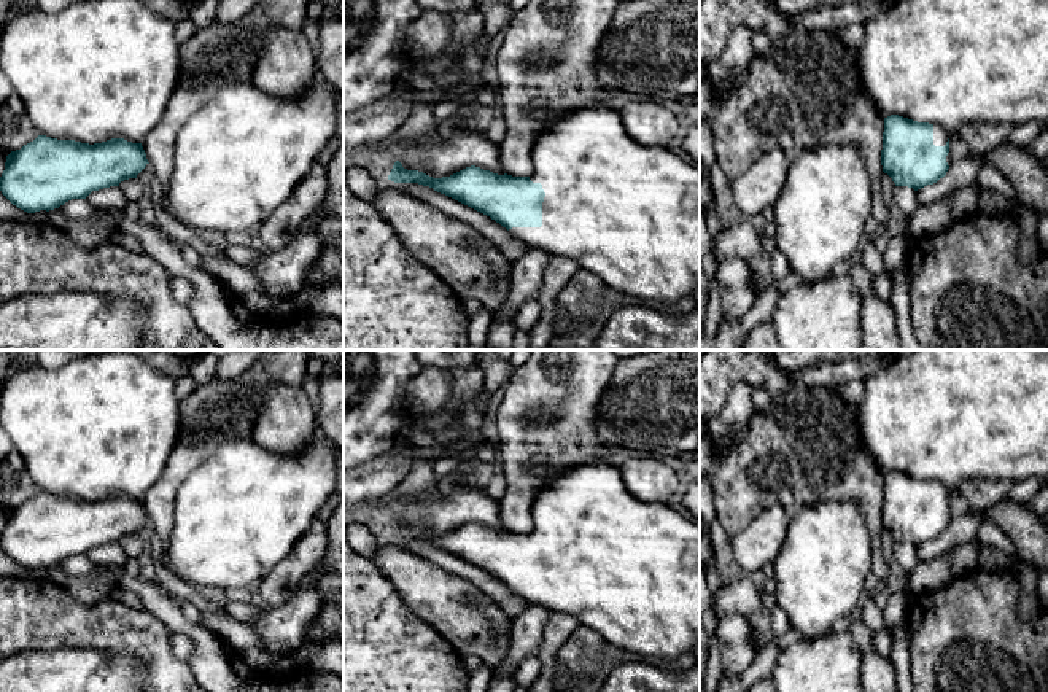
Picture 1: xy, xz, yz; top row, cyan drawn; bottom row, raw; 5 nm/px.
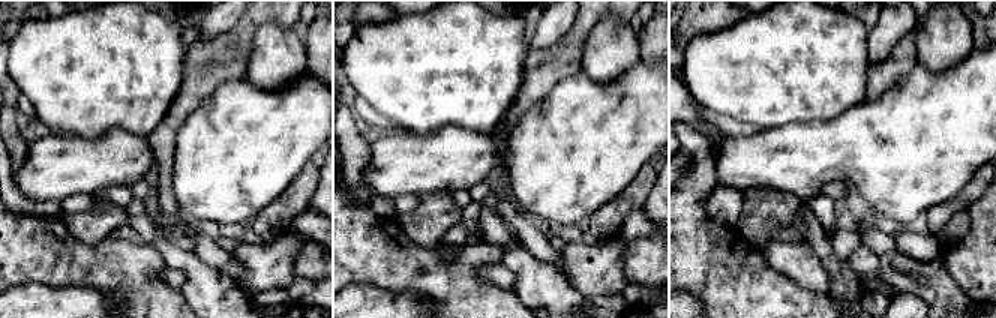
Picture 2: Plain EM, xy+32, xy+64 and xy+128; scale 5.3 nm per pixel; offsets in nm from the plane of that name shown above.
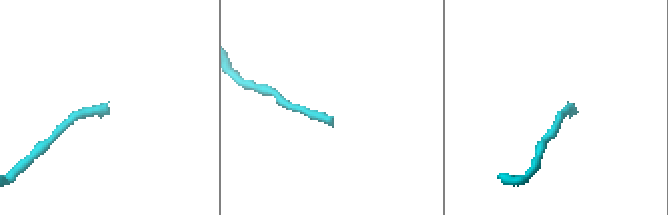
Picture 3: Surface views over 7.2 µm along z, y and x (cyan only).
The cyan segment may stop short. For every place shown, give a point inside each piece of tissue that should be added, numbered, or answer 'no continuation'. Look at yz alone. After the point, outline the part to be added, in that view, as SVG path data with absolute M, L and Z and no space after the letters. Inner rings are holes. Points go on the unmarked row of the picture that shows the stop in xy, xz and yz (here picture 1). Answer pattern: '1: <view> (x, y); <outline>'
1: yz (940, 492); M933 480L933 501L945 503L951 490L948 490L941 482Z

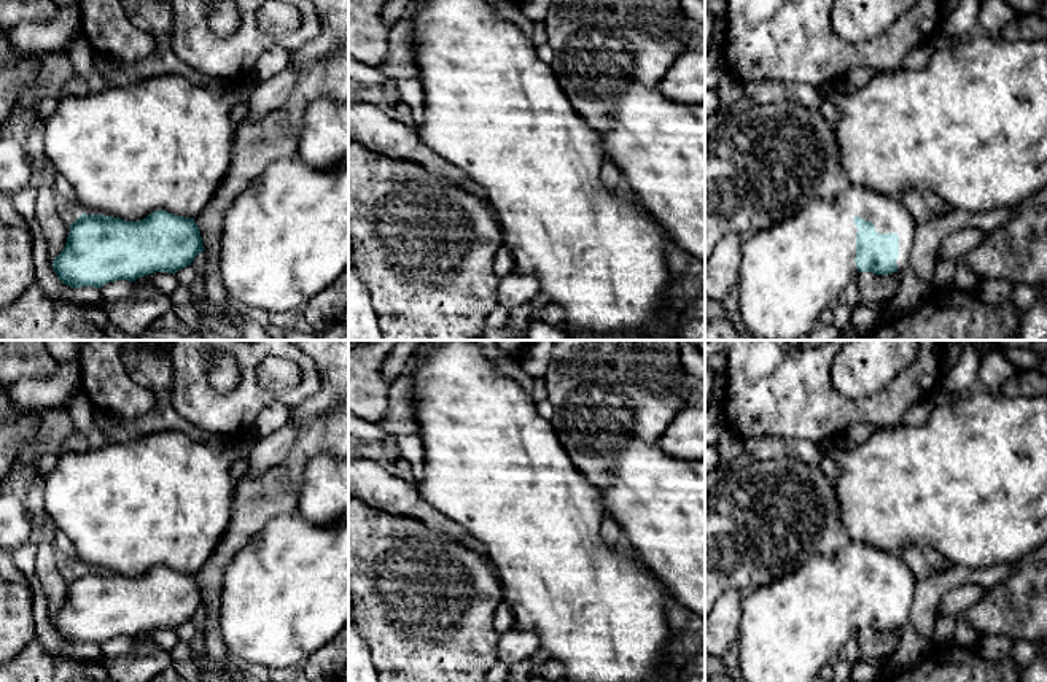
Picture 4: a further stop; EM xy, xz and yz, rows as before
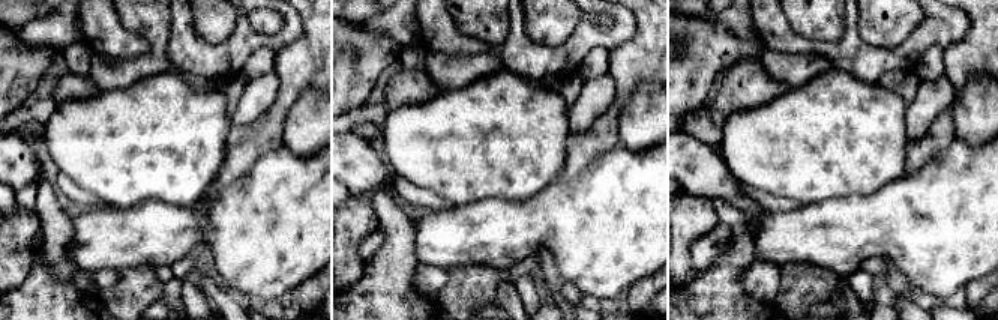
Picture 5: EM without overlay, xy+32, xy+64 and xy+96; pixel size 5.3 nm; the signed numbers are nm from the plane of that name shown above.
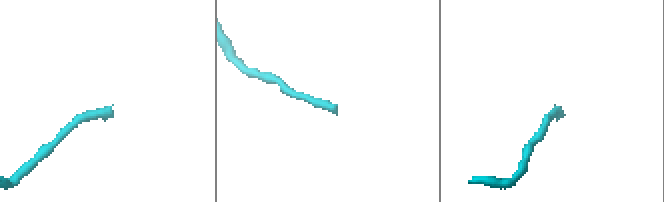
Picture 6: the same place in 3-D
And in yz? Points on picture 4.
1: yz (790, 628); M850 541L835 555L812 556L800 569L745 595L737 644L743 682L818 682L819 669L834 665L845 642L858 634L854 574L870 577L878 590L899 591L897 628L910 617L917 579L894 553Z

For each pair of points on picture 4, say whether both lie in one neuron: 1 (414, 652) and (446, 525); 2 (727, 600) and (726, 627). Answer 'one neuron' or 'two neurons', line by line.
1: two neurons
2: one neuron

